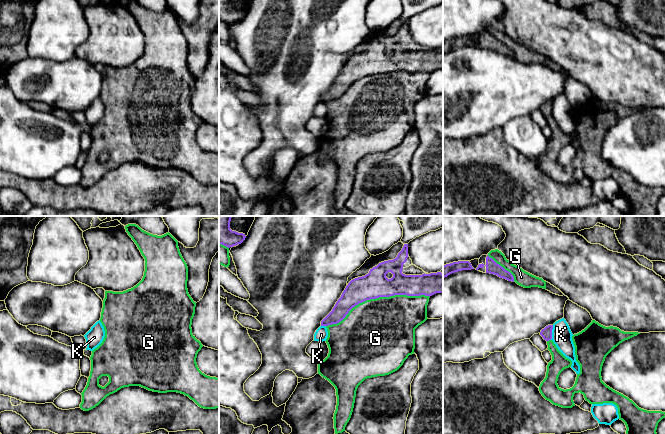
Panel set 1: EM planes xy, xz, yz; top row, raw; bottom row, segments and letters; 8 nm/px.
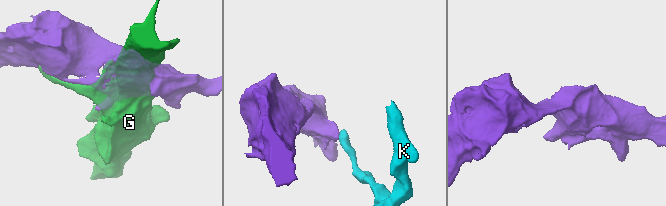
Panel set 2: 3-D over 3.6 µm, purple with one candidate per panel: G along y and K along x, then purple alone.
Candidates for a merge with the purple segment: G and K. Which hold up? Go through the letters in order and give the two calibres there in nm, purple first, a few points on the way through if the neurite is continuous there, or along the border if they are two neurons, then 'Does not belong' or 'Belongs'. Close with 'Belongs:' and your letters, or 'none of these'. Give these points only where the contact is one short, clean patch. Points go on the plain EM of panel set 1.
G: Thickness 220 nm (purple) against 480 nm. Does not belong
K: Thickness 90 nm (purple) against 160 nm. Does not belong
Belongs: none of these

